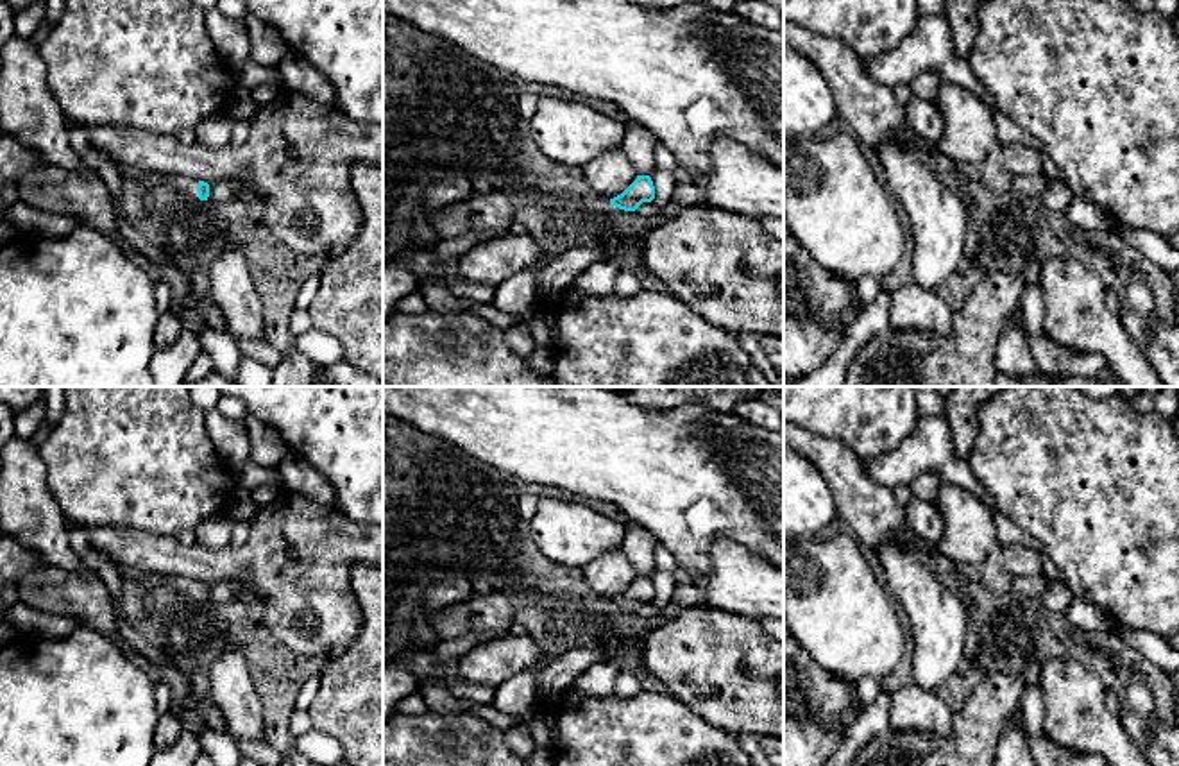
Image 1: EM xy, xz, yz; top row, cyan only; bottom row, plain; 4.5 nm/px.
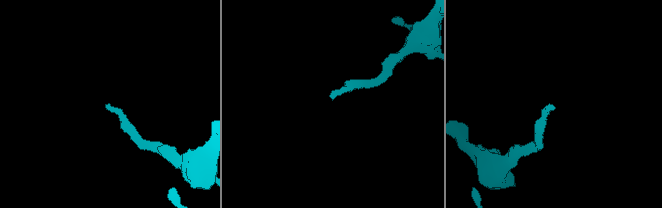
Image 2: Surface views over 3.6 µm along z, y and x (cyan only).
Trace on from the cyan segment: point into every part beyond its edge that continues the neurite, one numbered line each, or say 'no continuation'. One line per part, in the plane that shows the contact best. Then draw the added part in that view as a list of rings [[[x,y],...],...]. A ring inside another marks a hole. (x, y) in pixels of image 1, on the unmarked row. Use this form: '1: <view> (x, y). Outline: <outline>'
1: xy (186, 586). Outline: [[[113,558],[113,562],[115,562],[115,566],[118,569],[118,574],[122,578],[136,580],[136,582],[141,582],[141,583],[152,583],[152,585],[168,585],[168,587],[174,587],[174,589],[188,594],[191,600],[199,600],[199,592],[197,592],[199,582],[197,580],[190,580],[190,578],[184,578],[184,576],[148,574],[148,573],[122,566],[115,558]]]

